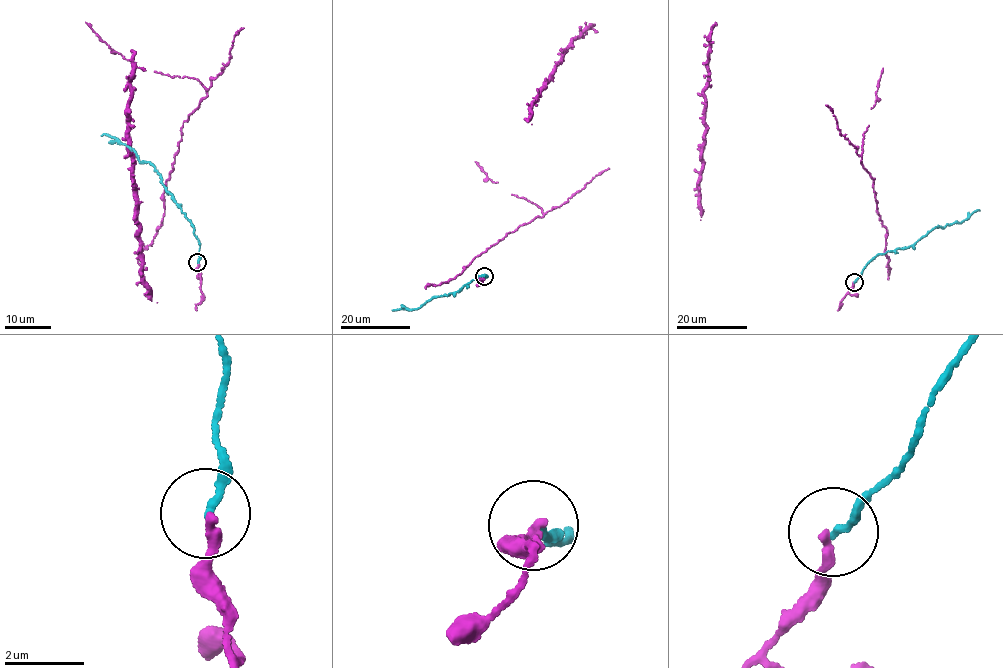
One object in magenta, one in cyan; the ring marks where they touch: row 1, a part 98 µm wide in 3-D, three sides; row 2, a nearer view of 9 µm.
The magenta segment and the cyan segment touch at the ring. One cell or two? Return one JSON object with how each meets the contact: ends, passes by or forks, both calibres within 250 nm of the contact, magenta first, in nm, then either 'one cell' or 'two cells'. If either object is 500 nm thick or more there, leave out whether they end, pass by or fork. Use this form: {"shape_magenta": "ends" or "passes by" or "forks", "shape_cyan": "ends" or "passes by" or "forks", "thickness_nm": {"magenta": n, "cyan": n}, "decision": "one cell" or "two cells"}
{"shape_magenta": "ends", "shape_cyan": "ends", "thickness_nm": {"magenta": 260, "cyan": 190}, "decision": "one cell"}

